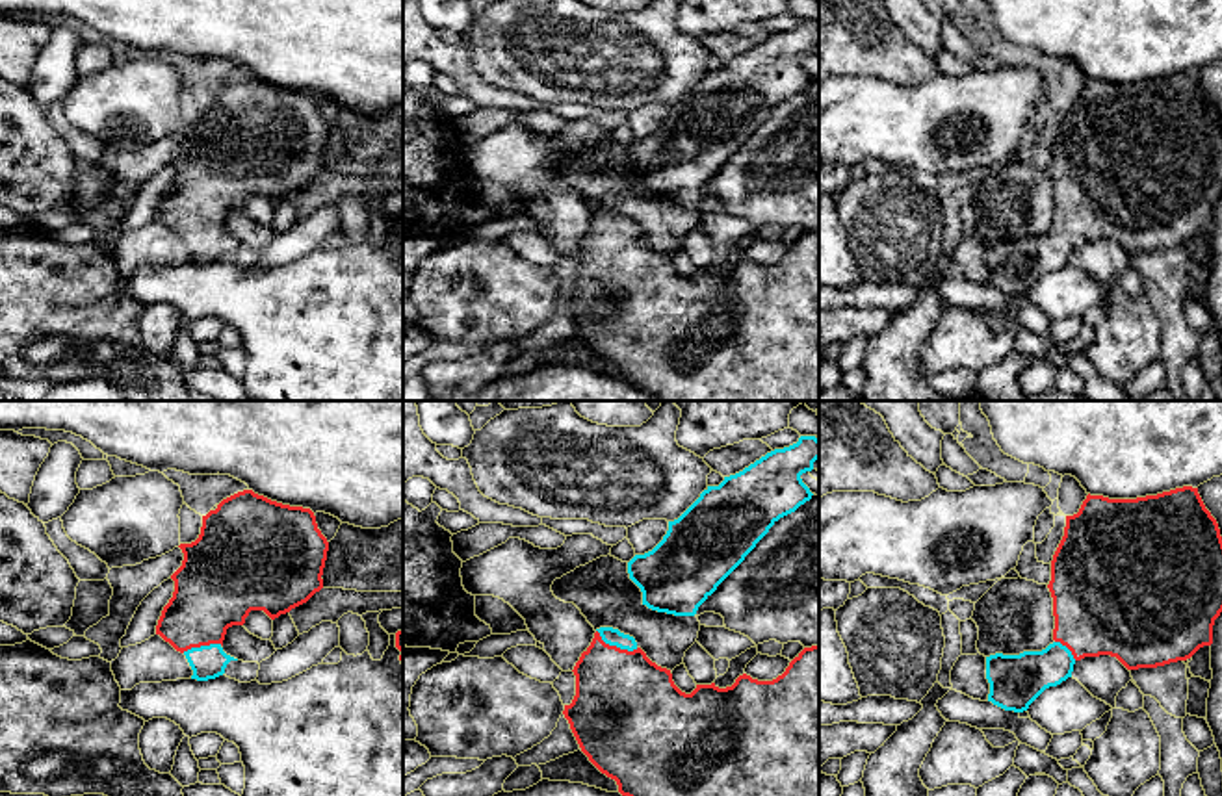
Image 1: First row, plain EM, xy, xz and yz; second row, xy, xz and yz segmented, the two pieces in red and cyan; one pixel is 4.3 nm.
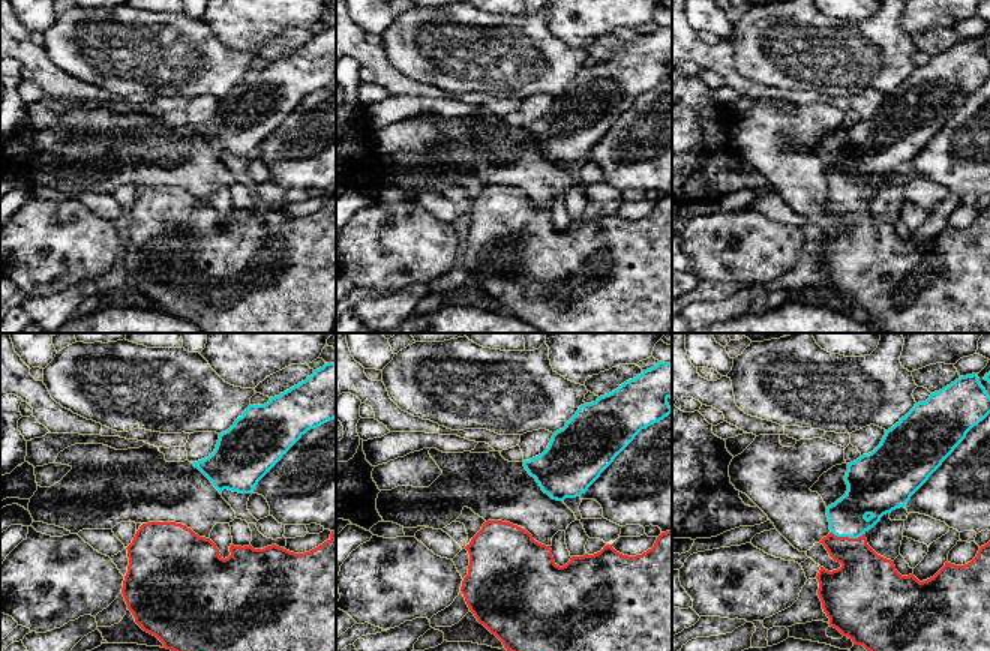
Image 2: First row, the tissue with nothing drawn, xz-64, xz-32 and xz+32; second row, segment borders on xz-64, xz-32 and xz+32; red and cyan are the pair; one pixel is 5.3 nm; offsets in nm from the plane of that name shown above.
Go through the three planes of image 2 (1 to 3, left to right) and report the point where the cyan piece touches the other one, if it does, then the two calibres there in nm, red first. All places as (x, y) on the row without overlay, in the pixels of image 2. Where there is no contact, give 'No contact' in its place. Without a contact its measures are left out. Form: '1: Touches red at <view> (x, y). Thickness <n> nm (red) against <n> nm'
1: No contact
2: No contact
3: Touches red at xz+32 (848, 201). Thickness 300 nm (red) against 200 nm

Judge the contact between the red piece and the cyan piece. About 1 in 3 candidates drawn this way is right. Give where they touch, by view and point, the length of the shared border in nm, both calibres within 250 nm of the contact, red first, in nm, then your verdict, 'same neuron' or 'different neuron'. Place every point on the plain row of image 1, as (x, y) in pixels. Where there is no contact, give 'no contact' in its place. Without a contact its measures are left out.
meets red in xz at (615, 231); contact 200 nm long; 420 nm thick on the red side, 80 nm on the other; same neuron

